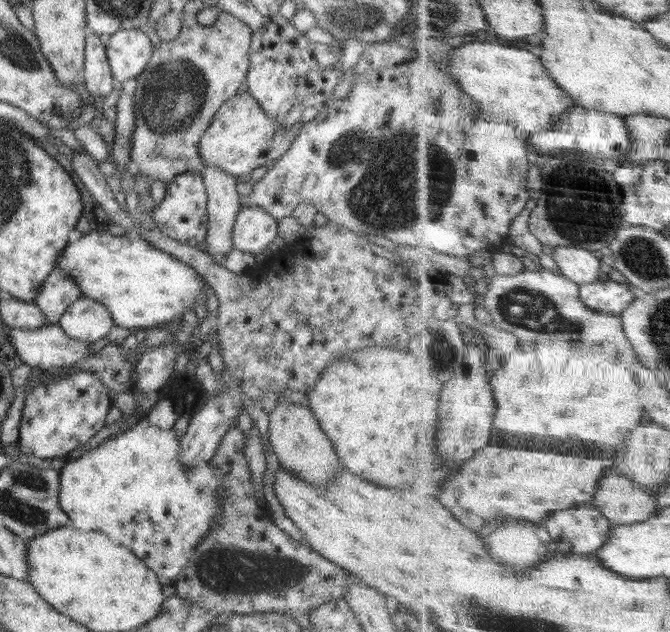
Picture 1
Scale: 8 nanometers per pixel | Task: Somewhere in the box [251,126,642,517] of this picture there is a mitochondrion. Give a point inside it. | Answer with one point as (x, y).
(577, 200)

